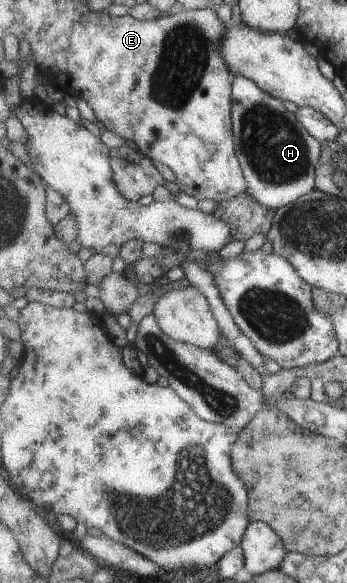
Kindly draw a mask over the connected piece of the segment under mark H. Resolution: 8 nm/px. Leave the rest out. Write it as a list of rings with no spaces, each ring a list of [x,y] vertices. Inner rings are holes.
[[[243,75],[235,76],[232,97],[234,140],[247,179],[247,195],[269,209],[279,209],[316,189],[317,163],[324,145],[307,131],[296,113]]]

